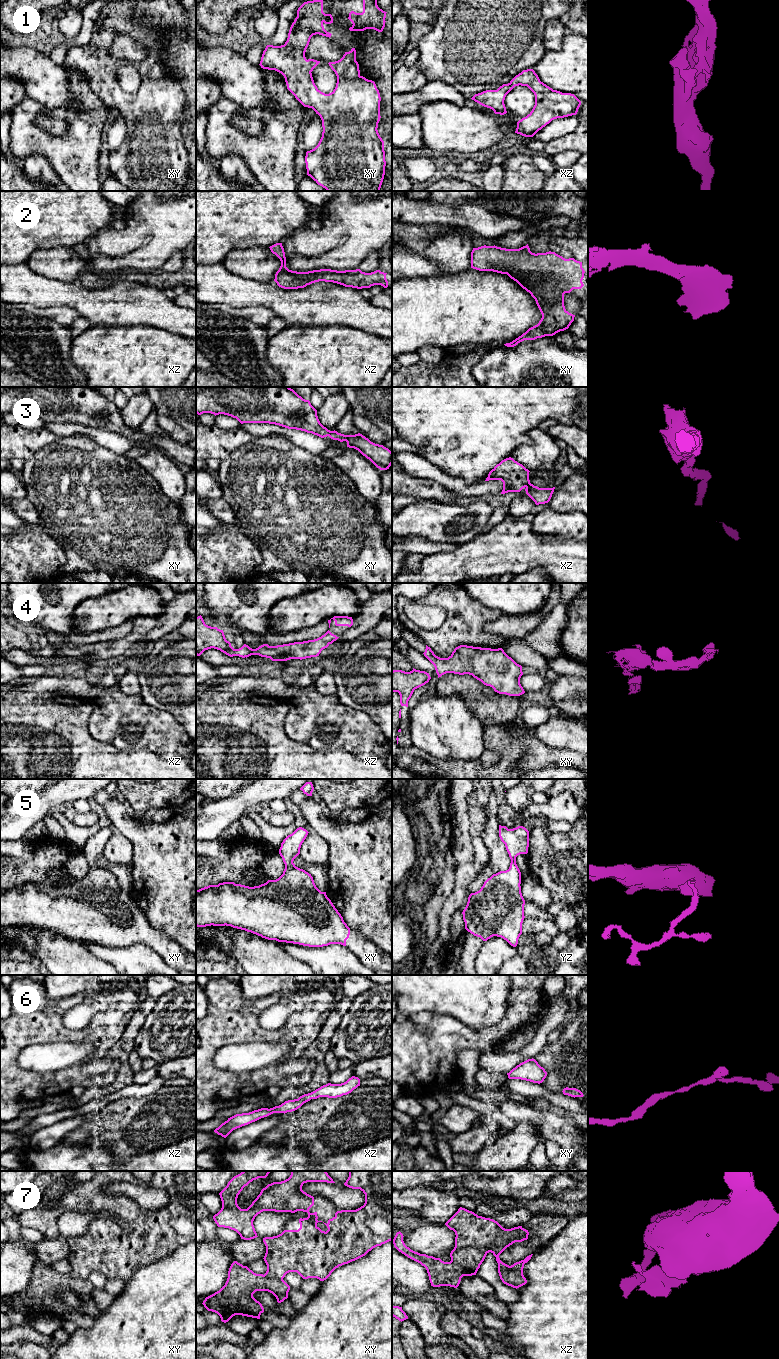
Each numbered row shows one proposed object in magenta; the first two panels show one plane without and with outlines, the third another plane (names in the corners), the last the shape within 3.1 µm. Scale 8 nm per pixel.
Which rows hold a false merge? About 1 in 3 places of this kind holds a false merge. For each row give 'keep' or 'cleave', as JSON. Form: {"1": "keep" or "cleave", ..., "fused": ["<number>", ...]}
{"1": "keep", "2": "keep", "3": "keep", "4": "keep", "5": "keep", "6": "keep", "7": "cleave", "fused": ["7"]}

